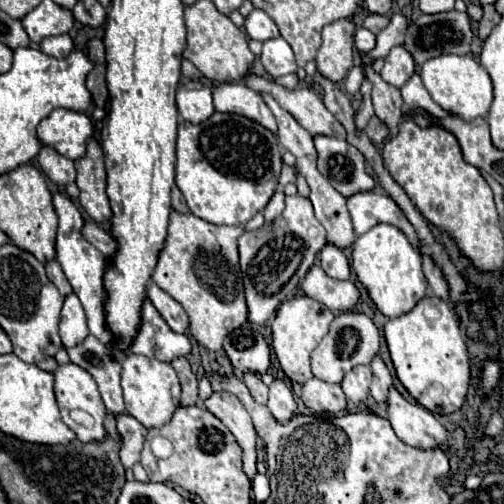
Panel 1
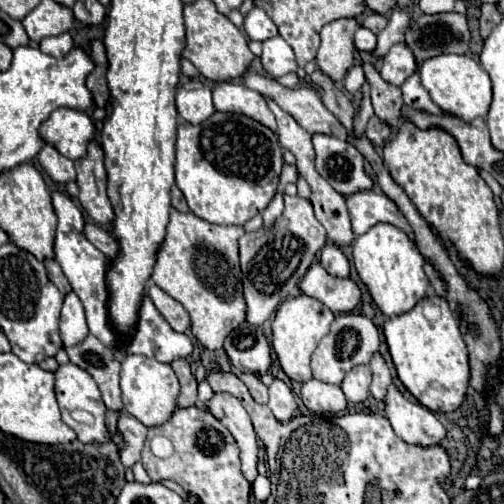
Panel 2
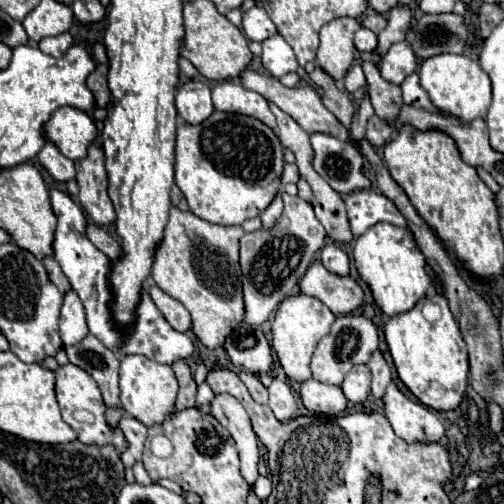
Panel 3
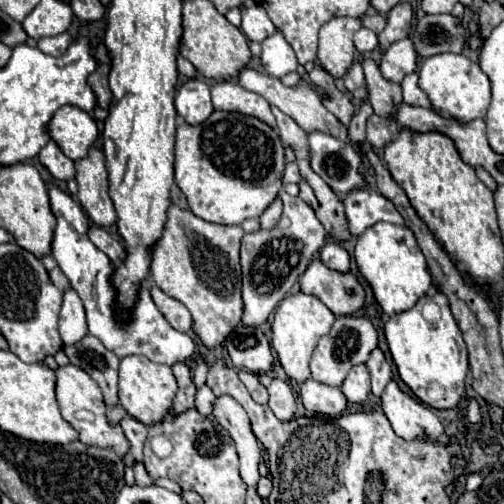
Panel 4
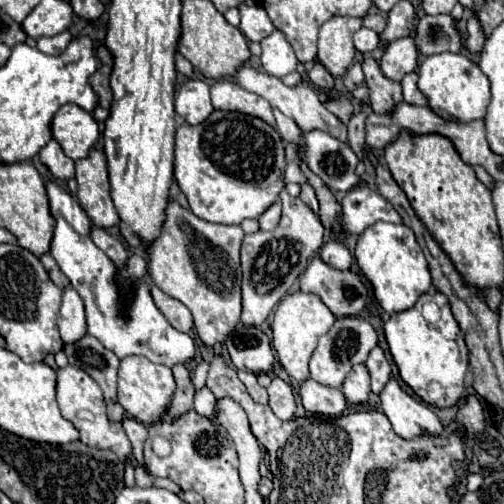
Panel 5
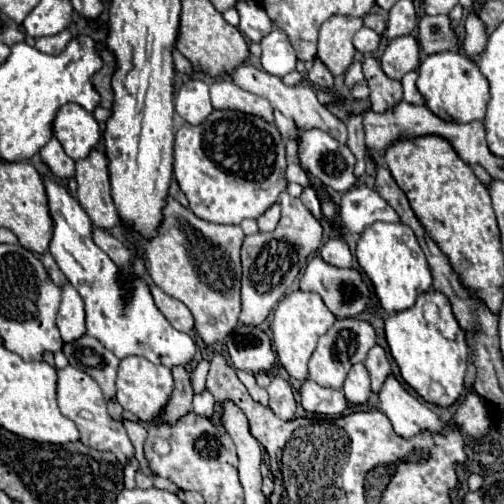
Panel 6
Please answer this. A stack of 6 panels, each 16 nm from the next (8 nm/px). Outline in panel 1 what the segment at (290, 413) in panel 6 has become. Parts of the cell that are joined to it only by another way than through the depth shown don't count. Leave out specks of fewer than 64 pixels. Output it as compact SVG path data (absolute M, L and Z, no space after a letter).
M274 380L270 384L268 408L270 408L270 412L274 414L274 418L278 422L288 422L296 414L294 394L292 394L292 390L282 380Z

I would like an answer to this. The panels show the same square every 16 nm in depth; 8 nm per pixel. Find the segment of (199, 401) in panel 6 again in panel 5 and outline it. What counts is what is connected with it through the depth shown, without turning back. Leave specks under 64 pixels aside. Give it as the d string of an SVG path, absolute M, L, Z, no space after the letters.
M206 386L194 396L194 412L200 414L200 416L212 418L212 414L214 414L214 404L216 404L216 398L212 396L212 392L208 392Z

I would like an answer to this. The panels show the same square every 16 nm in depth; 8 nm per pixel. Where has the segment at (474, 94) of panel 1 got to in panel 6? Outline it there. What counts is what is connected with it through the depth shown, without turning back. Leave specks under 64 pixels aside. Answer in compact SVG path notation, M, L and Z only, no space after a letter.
M460 52L430 54L418 68L416 88L422 94L426 108L430 108L442 120L466 124L466 122L482 120L486 114L488 82L478 70L478 66Z

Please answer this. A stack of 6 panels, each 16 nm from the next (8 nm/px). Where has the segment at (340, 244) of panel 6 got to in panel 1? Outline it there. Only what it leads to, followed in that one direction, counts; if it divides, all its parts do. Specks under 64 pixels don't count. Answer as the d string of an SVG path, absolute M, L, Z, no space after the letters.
M326 244L322 248L320 266L328 272L328 276L336 276L338 280L350 278L350 262L344 256L344 252L334 244Z

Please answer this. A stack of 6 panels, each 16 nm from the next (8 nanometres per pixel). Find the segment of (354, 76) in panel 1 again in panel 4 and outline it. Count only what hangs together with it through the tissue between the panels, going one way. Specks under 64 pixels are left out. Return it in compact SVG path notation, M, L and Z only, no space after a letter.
M354 63L344 76L344 84L348 92L354 92L358 86L364 86L364 73L360 63Z

